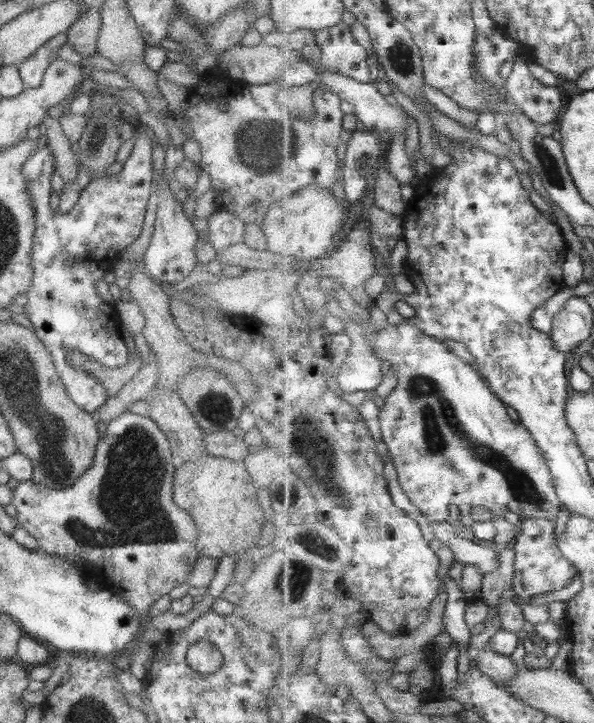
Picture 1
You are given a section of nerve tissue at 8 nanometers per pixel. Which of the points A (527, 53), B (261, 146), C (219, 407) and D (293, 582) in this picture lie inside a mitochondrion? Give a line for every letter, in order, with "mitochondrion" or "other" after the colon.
A: other
B: mitochondrion
C: mitochondrion
D: mitochondrion

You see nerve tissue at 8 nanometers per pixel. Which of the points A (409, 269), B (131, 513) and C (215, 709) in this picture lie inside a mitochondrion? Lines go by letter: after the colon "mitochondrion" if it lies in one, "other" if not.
A: other
B: mitochondrion
C: other

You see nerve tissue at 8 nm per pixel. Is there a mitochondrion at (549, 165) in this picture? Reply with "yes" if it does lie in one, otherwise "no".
yes

